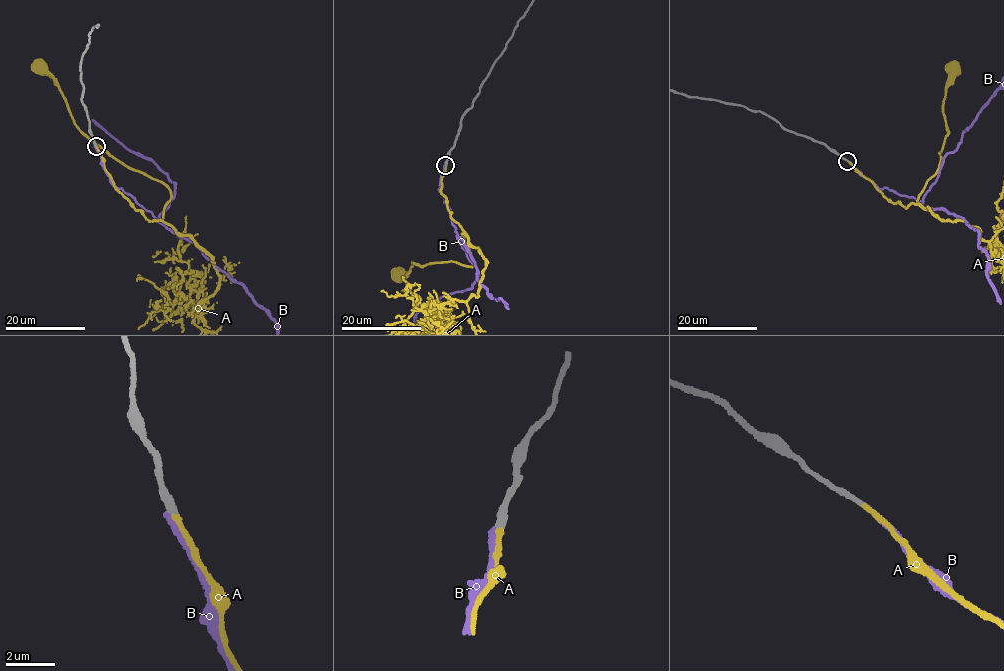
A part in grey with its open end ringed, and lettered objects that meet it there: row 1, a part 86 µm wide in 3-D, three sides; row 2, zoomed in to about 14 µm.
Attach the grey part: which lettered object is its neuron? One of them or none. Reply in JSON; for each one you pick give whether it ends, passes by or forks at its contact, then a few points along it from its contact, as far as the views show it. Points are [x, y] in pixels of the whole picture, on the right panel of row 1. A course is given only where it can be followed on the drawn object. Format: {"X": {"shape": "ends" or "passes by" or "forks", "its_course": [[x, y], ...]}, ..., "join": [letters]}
{"A": {"shape": "ends", "its_course": [[847, 160], [893, 203], [906, 208], [915, 203], [938, 170], [939, 154], [949, 131], [943, 111], [953, 69]]}, "join": ["A"]}

